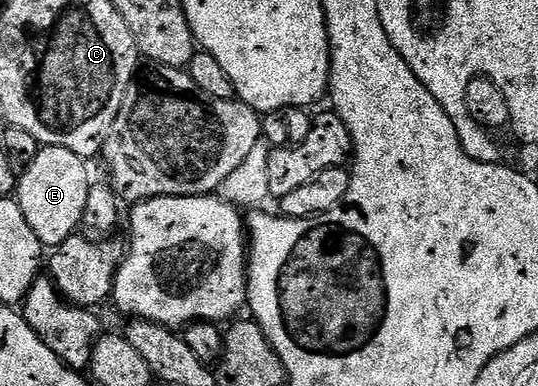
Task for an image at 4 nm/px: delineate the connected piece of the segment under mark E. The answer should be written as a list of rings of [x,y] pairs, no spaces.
[[[43,147],[39,156],[26,164],[20,174],[17,198],[25,213],[25,221],[29,221],[29,229],[37,233],[44,248],[59,247],[69,236],[80,230],[85,201],[89,201],[89,189],[93,182],[87,167],[85,160],[69,149]]]

